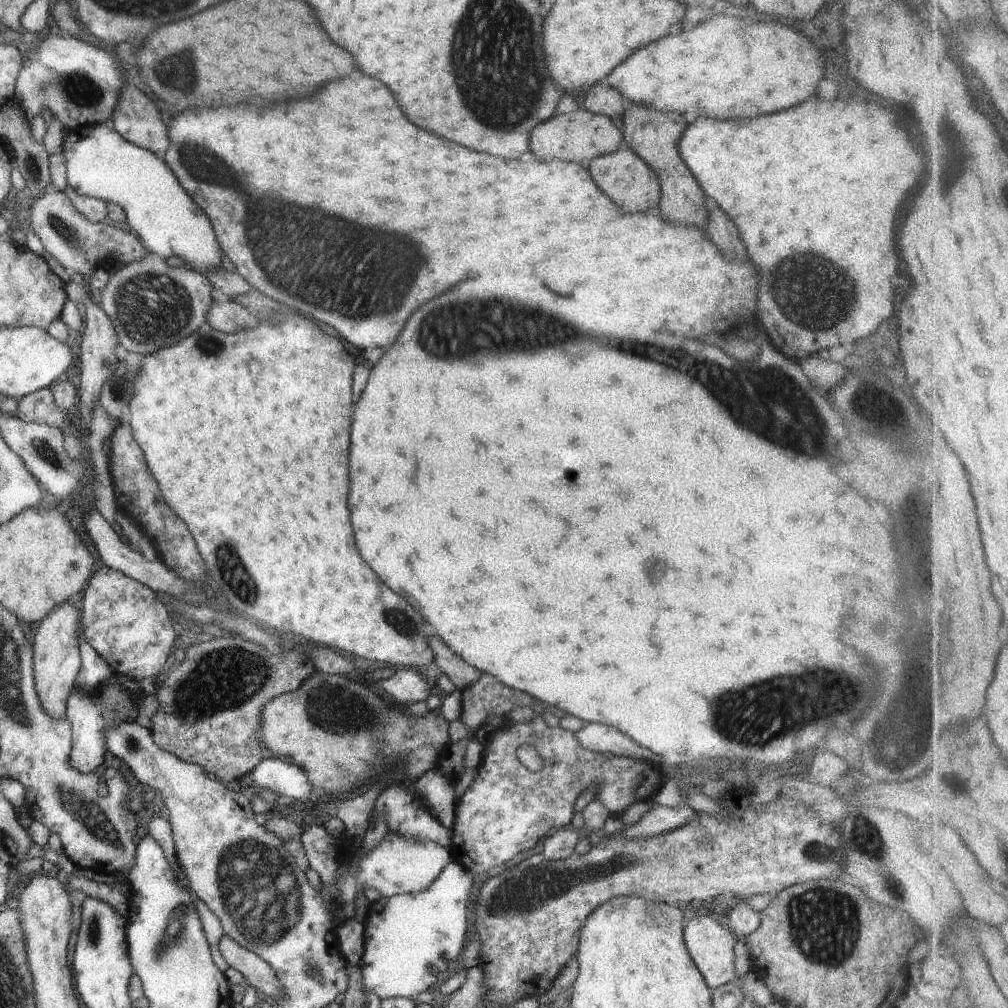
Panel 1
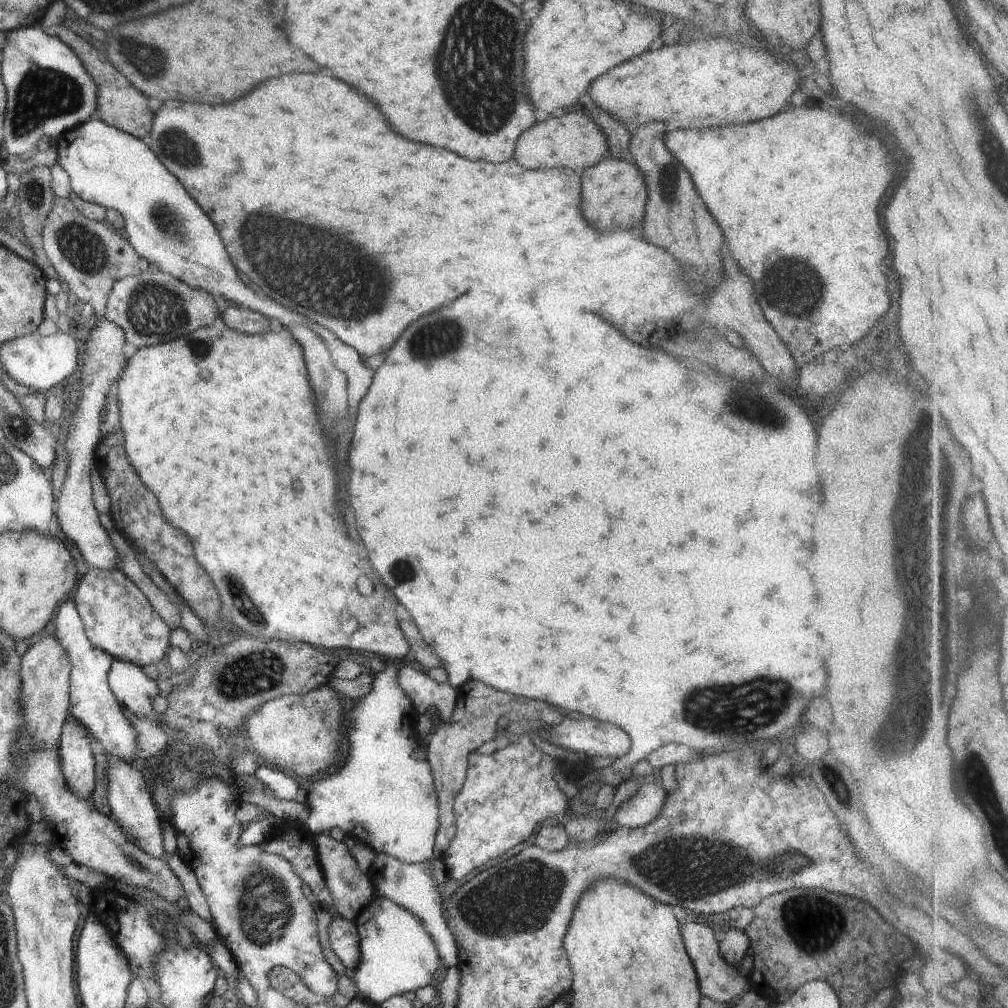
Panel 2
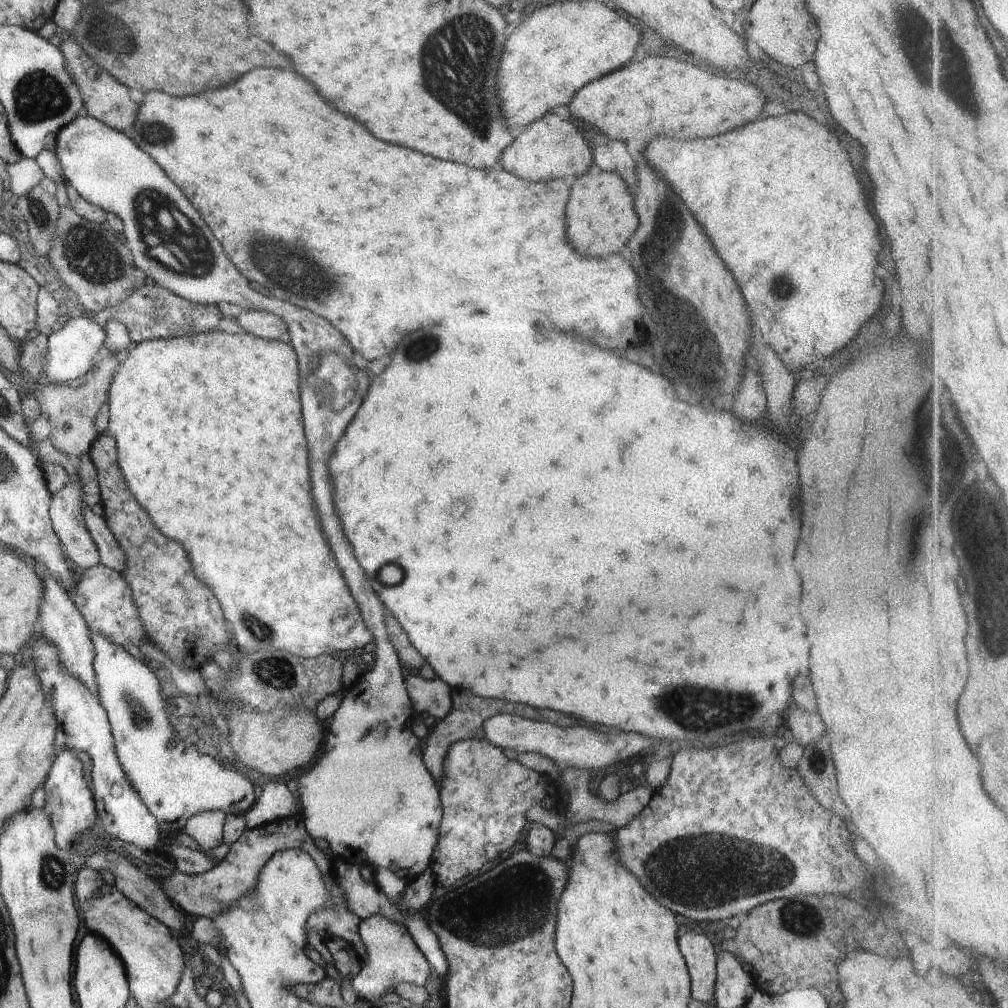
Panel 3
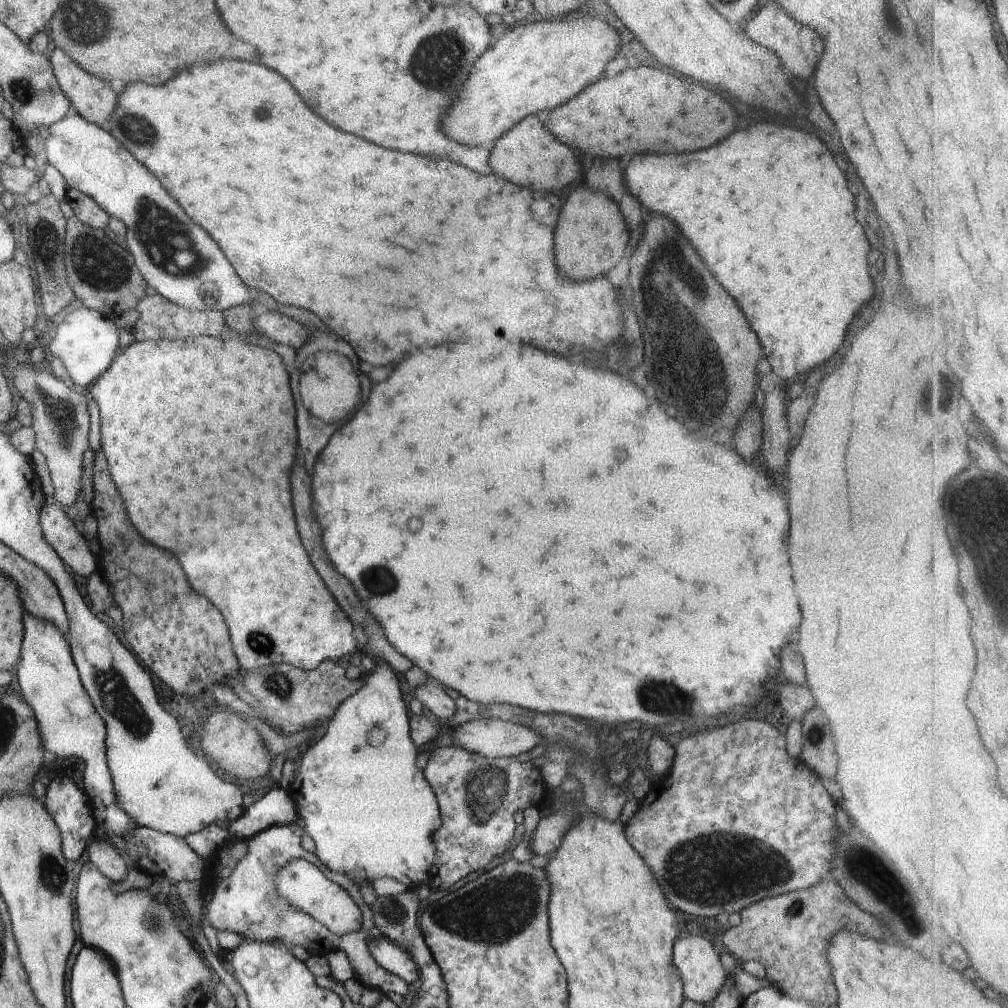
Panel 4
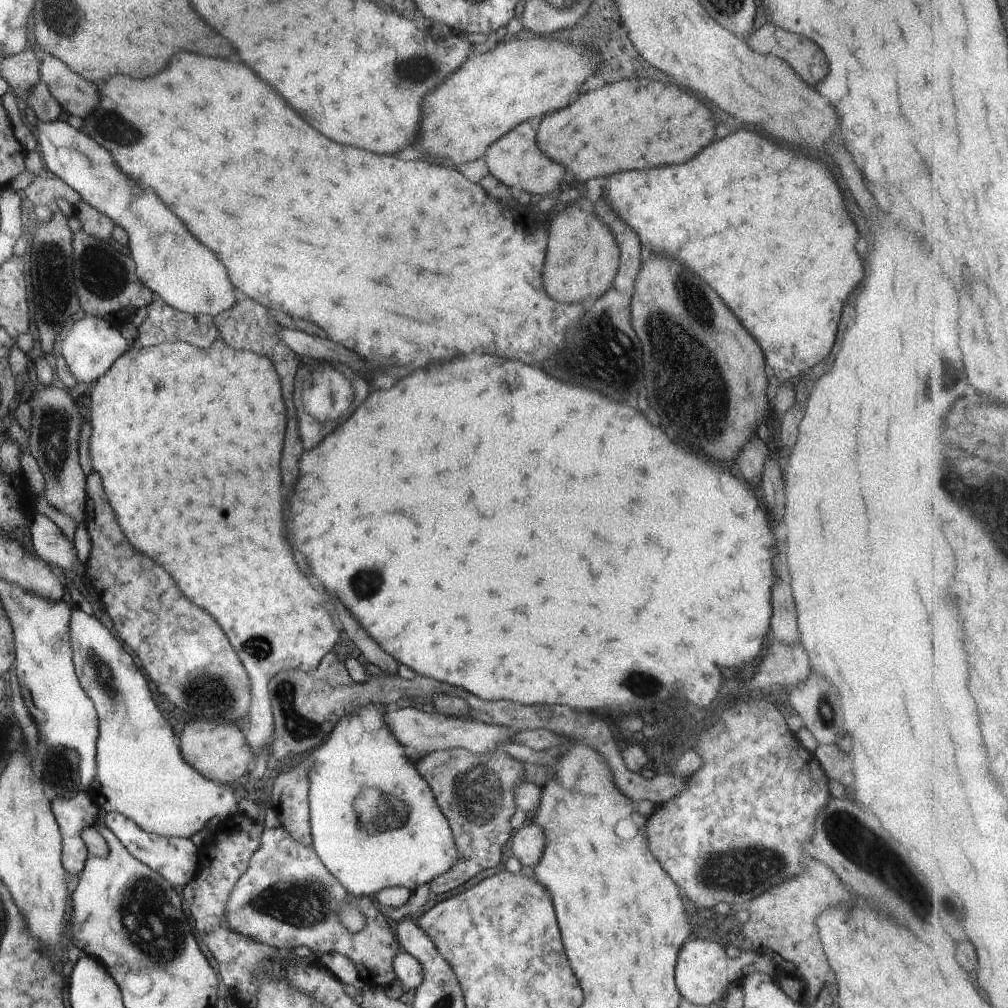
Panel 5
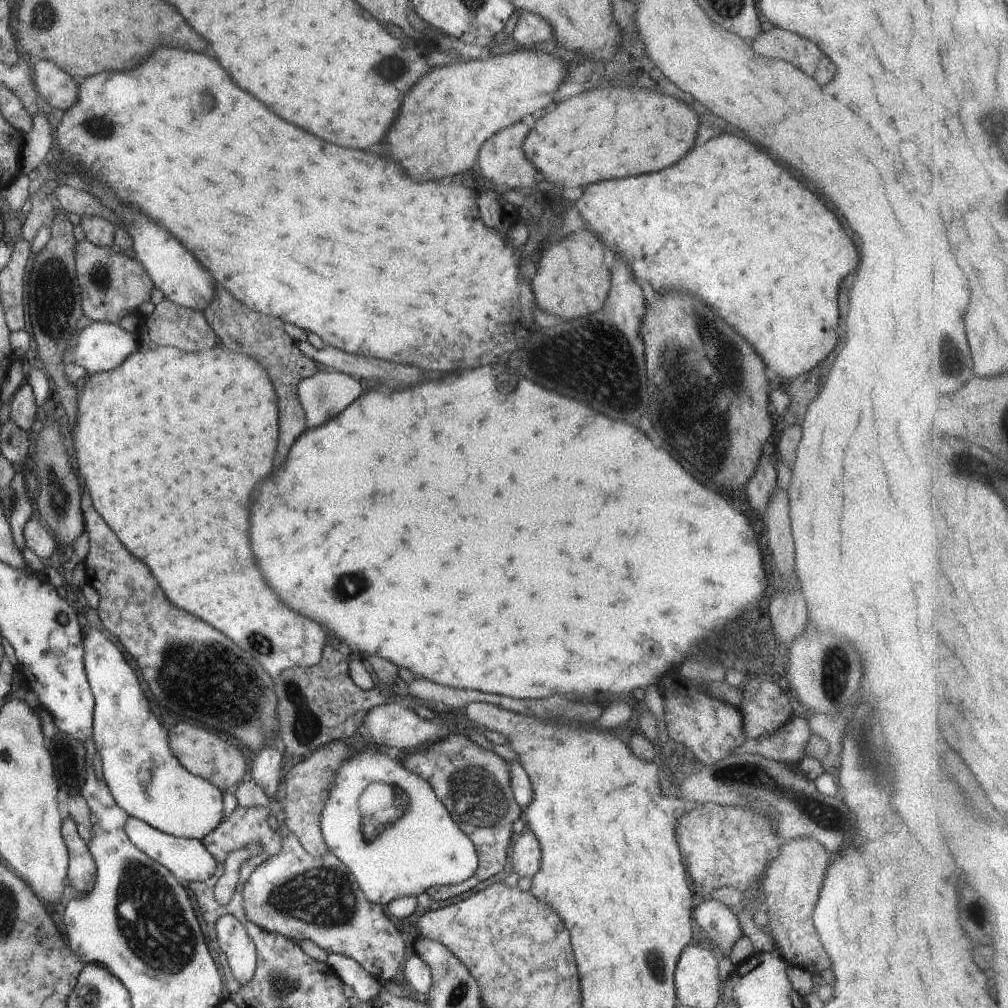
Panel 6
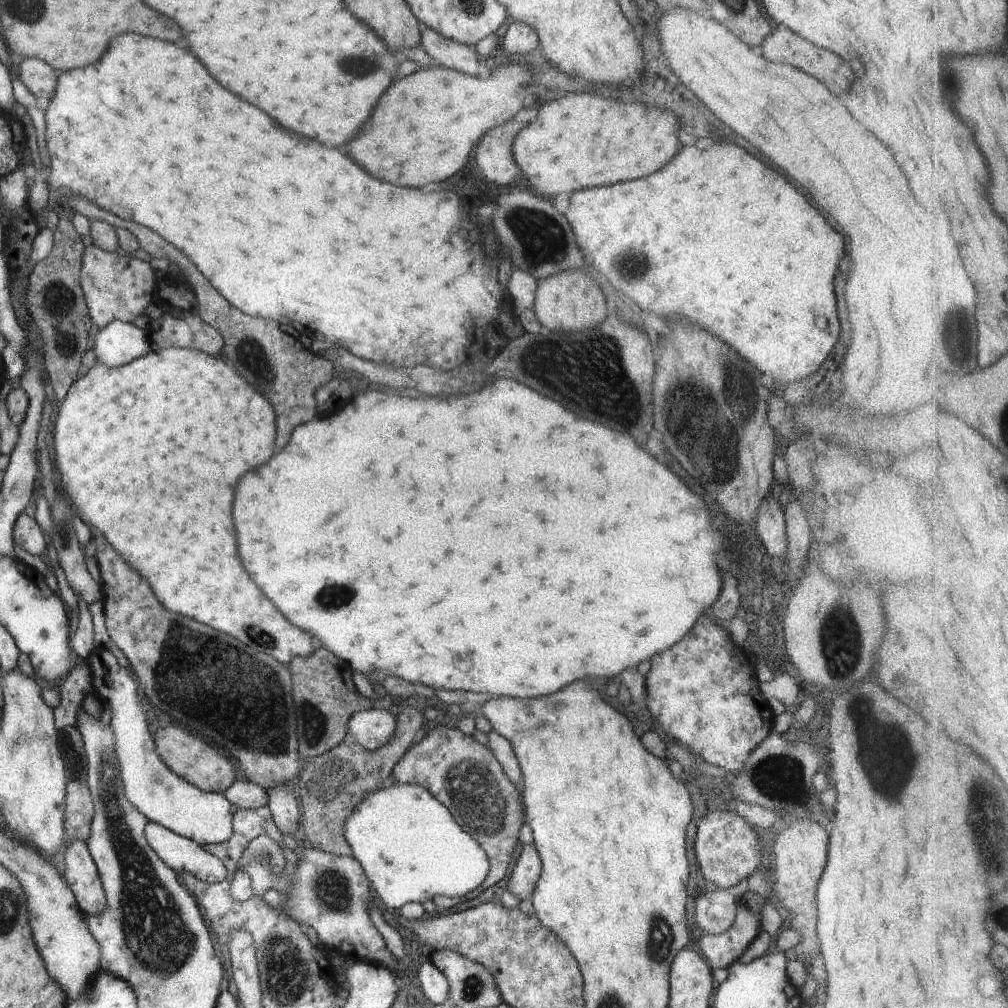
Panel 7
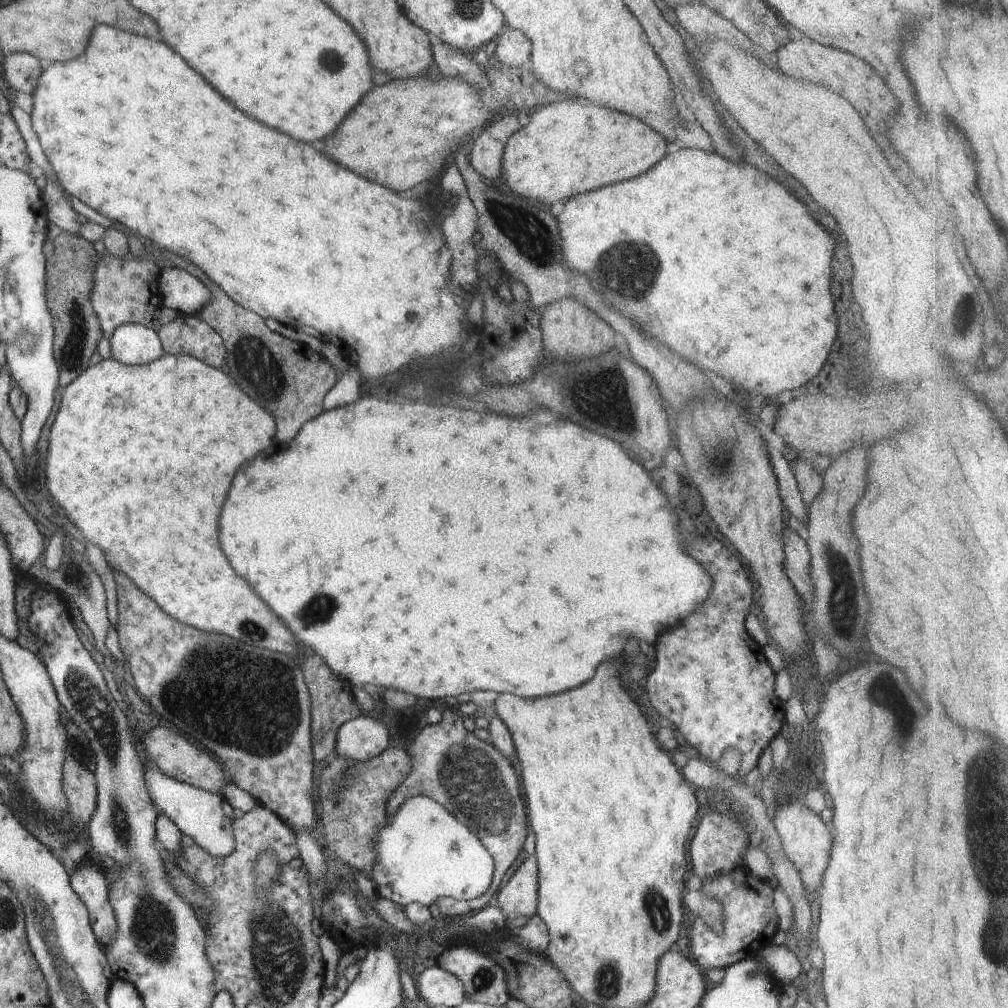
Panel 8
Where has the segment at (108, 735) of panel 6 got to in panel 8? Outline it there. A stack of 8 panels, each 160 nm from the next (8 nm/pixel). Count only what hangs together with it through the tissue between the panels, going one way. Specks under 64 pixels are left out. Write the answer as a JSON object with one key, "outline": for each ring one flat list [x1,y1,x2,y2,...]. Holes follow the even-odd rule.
{"outline":[[148,760,145,768,145,786,149,797,159,813,168,815,180,829,182,835,189,836,194,842,214,858,224,858,233,853,235,838,233,835,234,809,221,793,205,791,180,782,165,775,153,762]]}

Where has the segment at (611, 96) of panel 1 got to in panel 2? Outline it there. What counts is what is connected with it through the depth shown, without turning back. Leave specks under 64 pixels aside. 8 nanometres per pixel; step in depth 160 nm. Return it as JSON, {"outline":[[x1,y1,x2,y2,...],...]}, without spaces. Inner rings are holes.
{"outline":[[596,105,592,107,590,112,586,112,586,114,588,114,590,120,594,121,599,126,599,129,605,134,610,158,628,160,629,138,631,137,631,134,628,132,626,126,620,121,608,116,606,112]]}

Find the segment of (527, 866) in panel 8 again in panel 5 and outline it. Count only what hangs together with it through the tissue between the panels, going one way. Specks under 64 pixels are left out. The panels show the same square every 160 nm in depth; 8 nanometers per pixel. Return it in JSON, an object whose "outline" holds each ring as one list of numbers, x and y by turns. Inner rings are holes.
{"outline":[[536,823,522,826,512,838,513,855,522,866,534,867,542,856,546,841,545,832]]}

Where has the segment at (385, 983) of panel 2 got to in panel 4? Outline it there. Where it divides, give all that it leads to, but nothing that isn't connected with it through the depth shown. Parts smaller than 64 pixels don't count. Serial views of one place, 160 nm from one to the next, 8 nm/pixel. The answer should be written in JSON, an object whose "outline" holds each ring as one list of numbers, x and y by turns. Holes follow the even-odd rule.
{"outline":[[387,937,372,939,368,943,368,948,372,958,388,972,395,974,410,986,414,980,418,980,419,970,409,952]]}

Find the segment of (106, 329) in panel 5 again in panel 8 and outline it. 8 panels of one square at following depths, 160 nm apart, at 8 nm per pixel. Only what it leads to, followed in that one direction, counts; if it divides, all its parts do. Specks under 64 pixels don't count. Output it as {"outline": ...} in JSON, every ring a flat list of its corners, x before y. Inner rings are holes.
{"outline":[[144,325,117,326,109,341,111,358,127,365,153,363,166,354,158,333]]}

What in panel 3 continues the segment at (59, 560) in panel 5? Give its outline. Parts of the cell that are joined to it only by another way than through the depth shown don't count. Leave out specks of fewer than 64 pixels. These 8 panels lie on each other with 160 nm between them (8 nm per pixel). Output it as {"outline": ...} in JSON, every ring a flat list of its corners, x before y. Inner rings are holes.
{"outline":[[69,480,64,488,51,495,49,515,68,561,78,564,80,568,89,569,100,564,100,559,98,549,86,528,81,502,78,481]]}

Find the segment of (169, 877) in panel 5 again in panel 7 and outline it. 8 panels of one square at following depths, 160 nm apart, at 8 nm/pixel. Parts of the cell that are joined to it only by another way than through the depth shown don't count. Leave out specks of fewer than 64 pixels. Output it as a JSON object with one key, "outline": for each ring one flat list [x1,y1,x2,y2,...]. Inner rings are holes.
{"outline":[[154,822,146,824,144,838,156,856,176,874,186,872,208,884,226,879,224,864,194,840,175,834]]}

